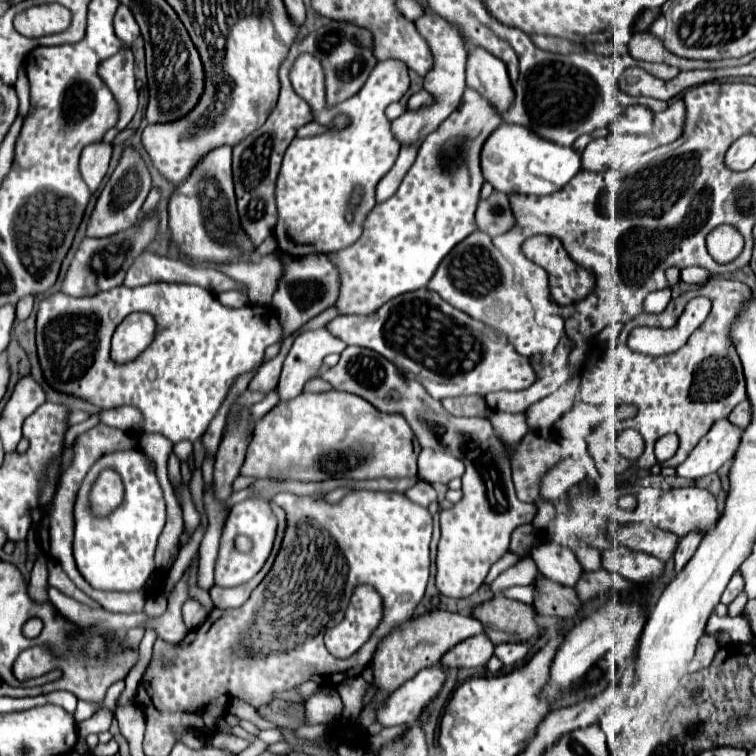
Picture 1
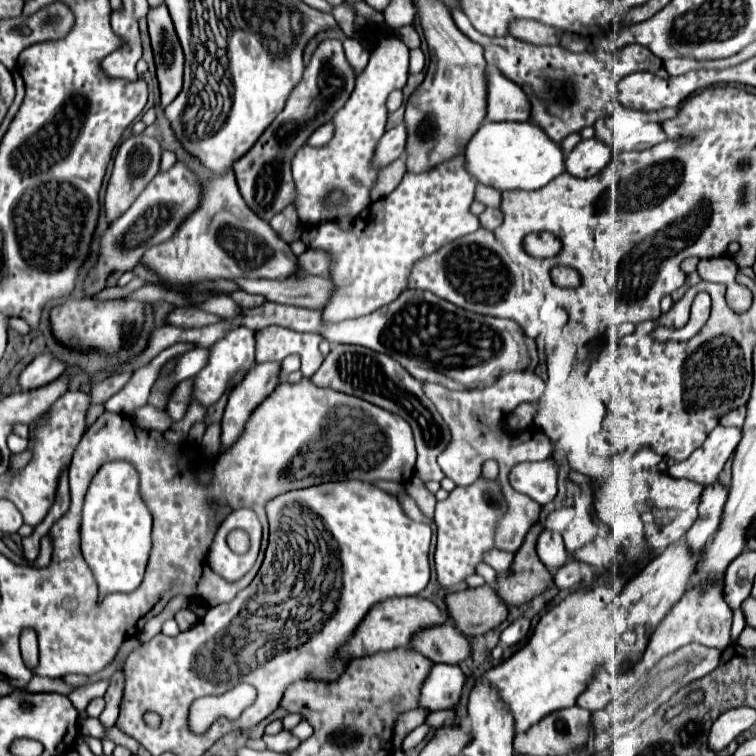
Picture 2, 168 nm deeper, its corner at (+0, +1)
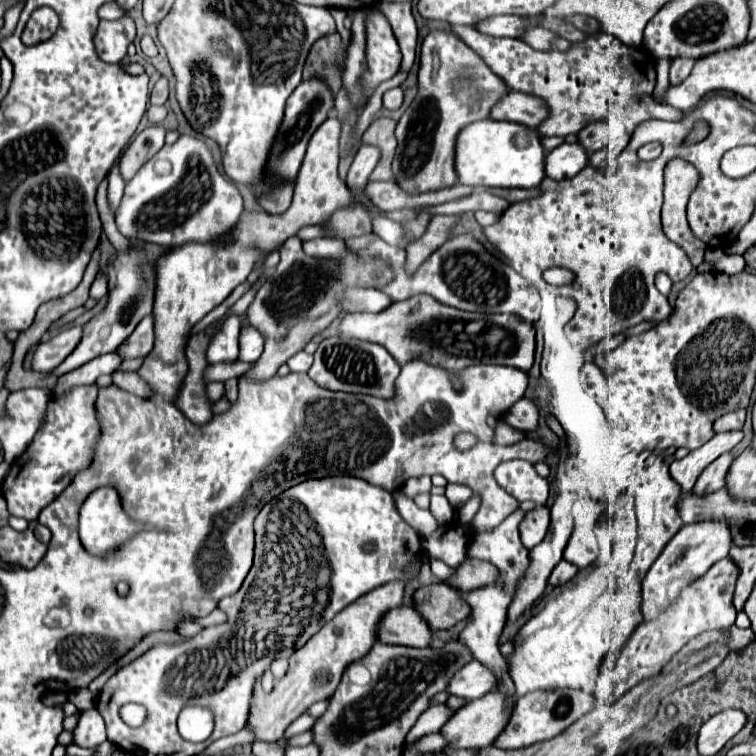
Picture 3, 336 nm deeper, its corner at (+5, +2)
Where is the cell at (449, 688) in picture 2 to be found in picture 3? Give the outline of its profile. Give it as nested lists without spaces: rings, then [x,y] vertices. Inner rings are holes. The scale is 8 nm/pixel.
[[[471,660],[461,670],[455,672],[455,676],[449,680],[445,692],[449,696],[459,696],[469,702],[469,700],[485,696],[493,688],[495,688],[495,676],[483,664]]]

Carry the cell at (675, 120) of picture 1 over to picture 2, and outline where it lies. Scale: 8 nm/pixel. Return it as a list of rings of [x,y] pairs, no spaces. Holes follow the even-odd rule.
[[[646,123],[642,125],[642,133],[640,133],[640,149],[648,149],[660,141],[664,141],[666,135],[664,131],[660,129],[660,123]]]

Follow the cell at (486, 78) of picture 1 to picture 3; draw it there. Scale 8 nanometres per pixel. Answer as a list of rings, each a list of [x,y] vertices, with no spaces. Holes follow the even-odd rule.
[[[509,90],[493,108],[493,120],[511,120],[529,128],[537,128],[539,122],[547,118],[547,104],[537,98],[517,90]]]

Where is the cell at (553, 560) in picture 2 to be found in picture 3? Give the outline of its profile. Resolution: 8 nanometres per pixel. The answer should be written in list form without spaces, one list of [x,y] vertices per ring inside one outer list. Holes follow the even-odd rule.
[[[541,506],[541,508],[527,512],[527,516],[523,518],[519,526],[519,532],[521,532],[521,542],[527,550],[543,542],[543,538],[549,532],[549,508]]]

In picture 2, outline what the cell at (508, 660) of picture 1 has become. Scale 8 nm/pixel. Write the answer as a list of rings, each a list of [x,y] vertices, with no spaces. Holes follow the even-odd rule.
[[[518,617],[514,619],[500,635],[500,645],[502,647],[510,647],[510,645],[516,645],[520,643],[526,635],[528,635],[528,629],[530,629],[530,621],[526,617]]]

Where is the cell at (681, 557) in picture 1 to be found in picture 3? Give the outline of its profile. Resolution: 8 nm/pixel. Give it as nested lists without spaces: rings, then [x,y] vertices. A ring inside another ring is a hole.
[[[723,454],[719,456],[697,480],[693,494],[711,494],[713,490],[719,490],[725,486],[725,478],[727,478],[727,470],[731,466],[733,458],[731,454]]]

